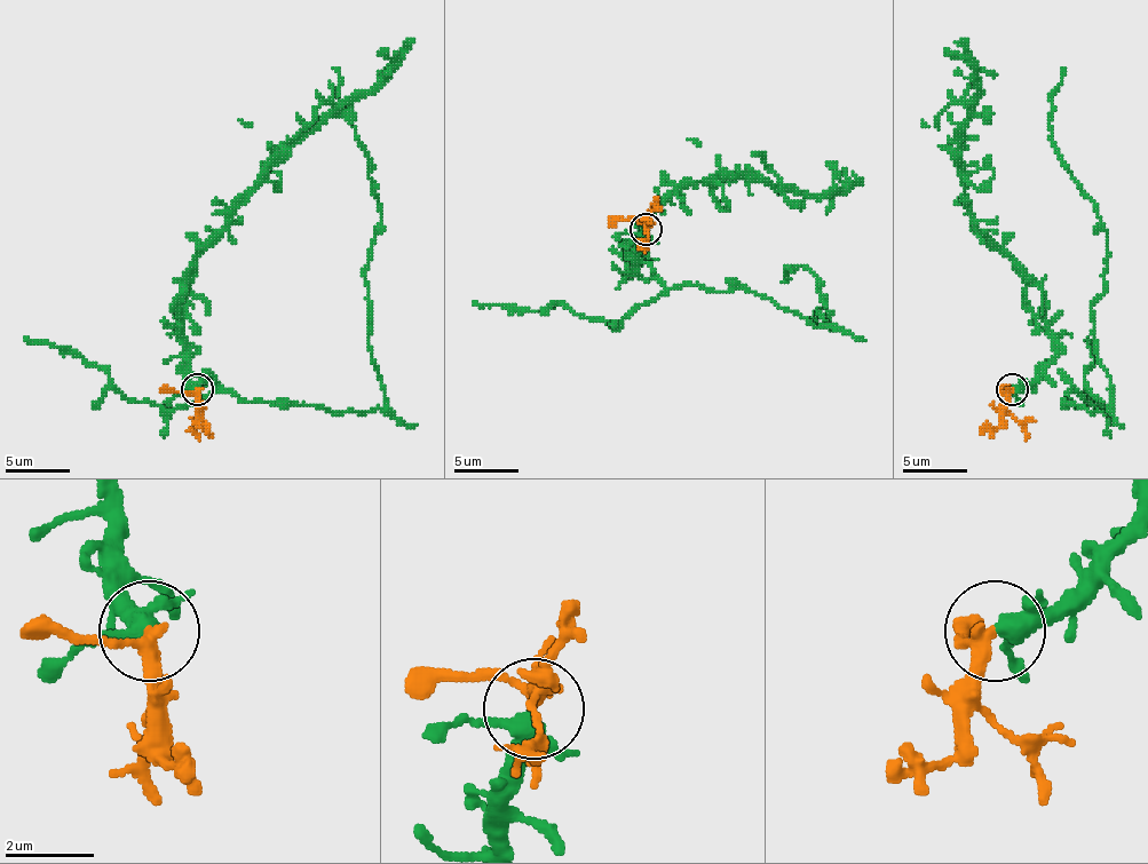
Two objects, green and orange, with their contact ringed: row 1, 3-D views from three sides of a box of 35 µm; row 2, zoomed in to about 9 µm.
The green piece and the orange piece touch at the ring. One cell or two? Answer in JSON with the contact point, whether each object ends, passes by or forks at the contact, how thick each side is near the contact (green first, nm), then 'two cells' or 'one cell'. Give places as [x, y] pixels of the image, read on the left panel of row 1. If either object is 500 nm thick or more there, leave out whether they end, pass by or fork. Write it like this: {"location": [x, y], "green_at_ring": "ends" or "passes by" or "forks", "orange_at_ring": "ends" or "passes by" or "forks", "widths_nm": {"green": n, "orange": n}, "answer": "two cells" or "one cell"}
{"location": [197, 389], "green_at_ring": "forks", "orange_at_ring": "passes by", "widths_nm": {"green": 300, "orange": 260}, "answer": "one cell"}

